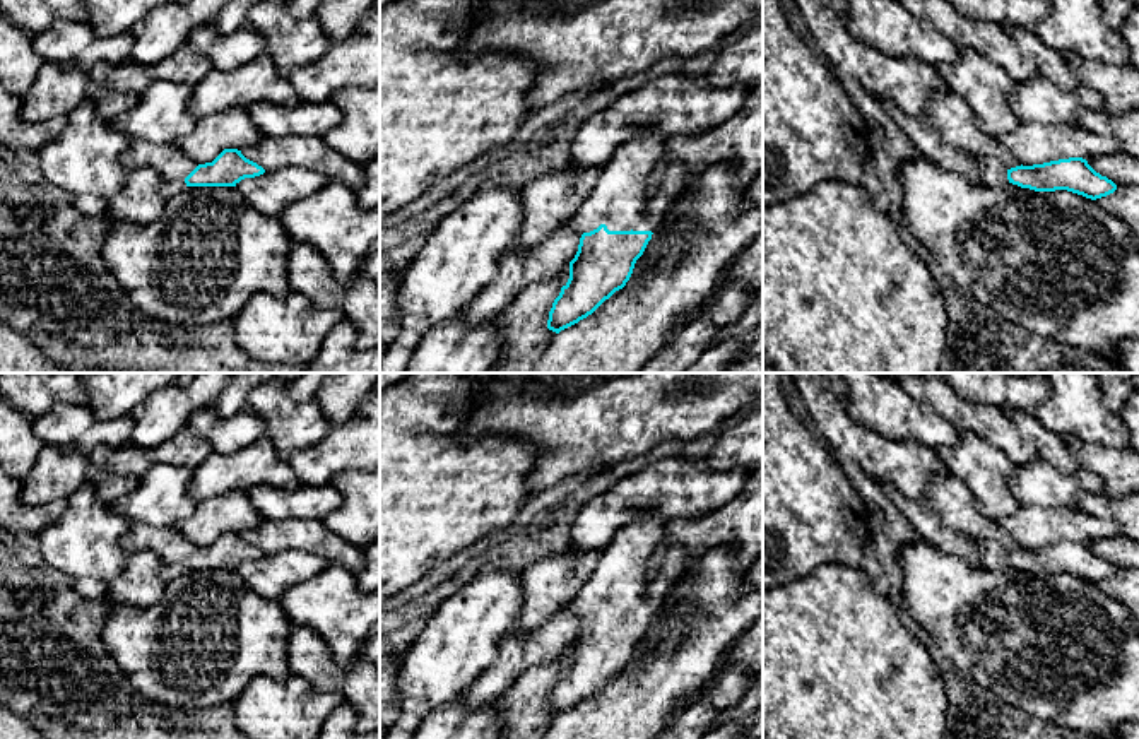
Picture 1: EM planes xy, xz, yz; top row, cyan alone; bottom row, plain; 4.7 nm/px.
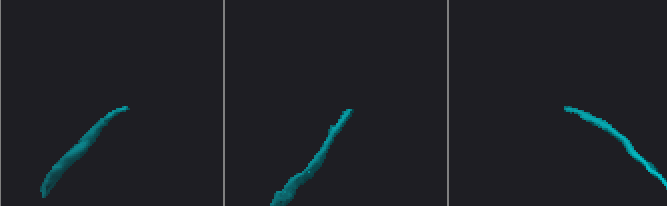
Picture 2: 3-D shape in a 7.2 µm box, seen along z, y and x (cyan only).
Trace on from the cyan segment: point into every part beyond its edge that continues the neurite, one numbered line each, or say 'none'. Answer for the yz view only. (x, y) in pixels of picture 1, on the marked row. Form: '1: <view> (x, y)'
1: yz (994, 173)

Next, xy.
1: xy (168, 189)

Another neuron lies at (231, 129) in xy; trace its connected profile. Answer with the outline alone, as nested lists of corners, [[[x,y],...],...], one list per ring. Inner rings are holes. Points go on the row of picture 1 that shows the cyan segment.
[[[236,106],[202,118],[176,145],[197,164],[205,164],[212,163],[224,149],[243,151],[262,137],[246,108]]]

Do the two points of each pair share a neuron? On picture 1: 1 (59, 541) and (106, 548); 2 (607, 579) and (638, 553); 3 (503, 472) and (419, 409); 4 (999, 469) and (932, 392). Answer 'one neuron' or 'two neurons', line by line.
1: one neuron
2: one neuron
3: one neuron
4: two neurons

